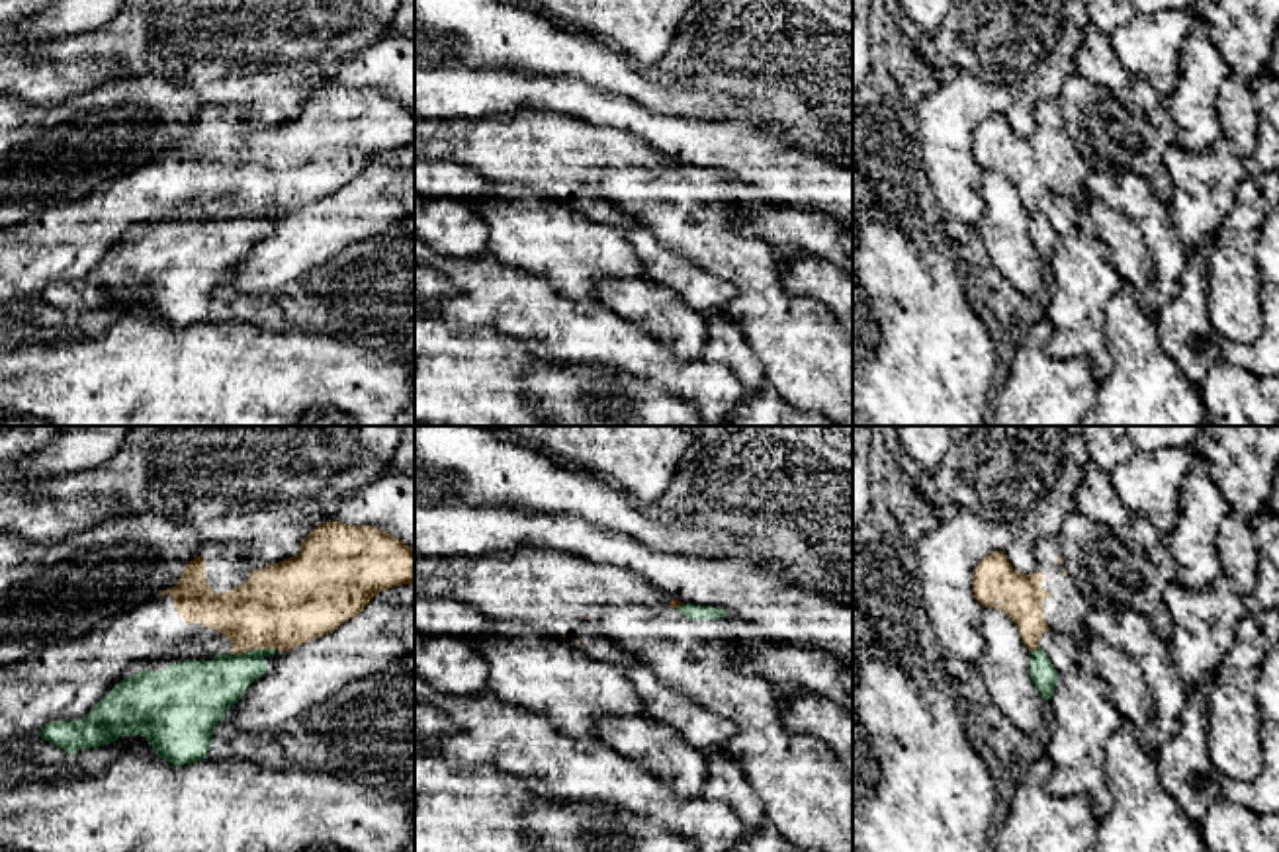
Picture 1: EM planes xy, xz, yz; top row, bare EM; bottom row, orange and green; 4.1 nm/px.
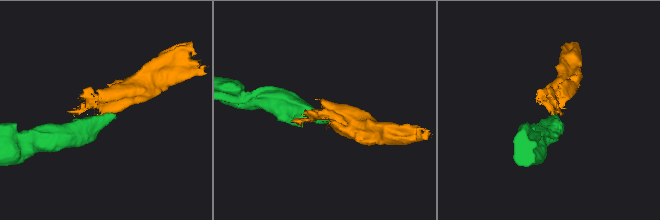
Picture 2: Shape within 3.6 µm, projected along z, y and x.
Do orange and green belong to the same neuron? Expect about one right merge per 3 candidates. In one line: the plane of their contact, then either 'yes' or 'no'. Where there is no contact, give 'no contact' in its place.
meets orange in xy; no

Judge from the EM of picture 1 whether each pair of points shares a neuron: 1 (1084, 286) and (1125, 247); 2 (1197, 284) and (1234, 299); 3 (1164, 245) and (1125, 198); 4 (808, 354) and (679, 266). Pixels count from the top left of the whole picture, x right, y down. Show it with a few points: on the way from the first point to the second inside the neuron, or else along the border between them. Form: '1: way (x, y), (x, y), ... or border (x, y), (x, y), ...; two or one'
1: border (1078, 227), (1105, 247), (1105, 258), (1125, 282); two
2: border (1213, 243), (1205, 309); two
3: way (1156, 233), (1154, 223), (1137, 206); one
4: border (697, 268), (732, 286), (734, 296), (724, 309); two

